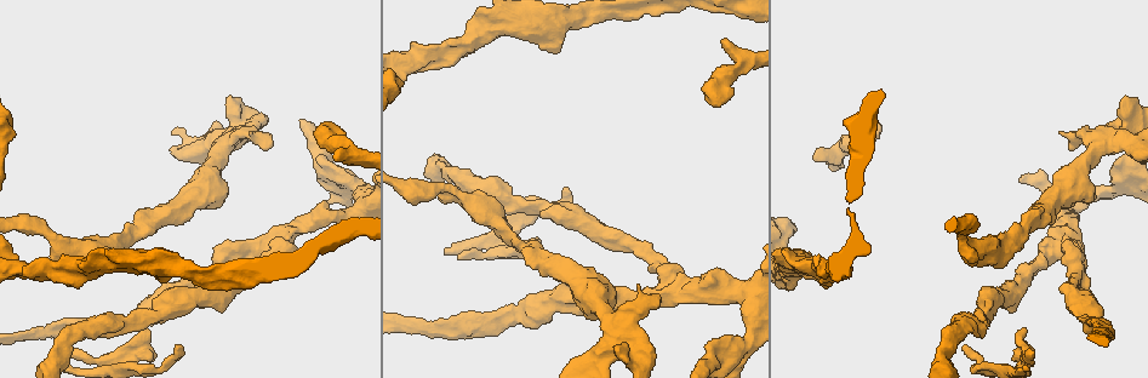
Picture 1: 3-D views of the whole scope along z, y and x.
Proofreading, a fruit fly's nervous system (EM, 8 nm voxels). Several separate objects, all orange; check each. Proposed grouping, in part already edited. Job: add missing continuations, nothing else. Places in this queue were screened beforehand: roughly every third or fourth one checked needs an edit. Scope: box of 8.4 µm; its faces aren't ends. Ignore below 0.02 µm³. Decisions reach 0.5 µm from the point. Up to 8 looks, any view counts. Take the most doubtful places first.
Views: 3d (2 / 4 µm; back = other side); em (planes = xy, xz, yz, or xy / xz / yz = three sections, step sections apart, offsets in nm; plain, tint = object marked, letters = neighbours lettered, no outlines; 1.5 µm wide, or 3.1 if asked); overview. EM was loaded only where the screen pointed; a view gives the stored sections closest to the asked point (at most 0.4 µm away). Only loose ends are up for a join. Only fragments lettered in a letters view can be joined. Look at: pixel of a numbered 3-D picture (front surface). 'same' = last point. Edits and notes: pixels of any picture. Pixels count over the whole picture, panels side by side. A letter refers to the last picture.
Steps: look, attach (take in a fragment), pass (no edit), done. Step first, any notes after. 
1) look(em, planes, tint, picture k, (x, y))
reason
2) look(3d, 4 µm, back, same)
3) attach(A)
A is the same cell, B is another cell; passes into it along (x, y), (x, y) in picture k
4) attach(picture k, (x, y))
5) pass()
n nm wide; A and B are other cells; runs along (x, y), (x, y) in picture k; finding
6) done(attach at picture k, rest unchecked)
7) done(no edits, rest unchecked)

look(em, yz, step 8, tint, picture 1, (562, 189))
thin end

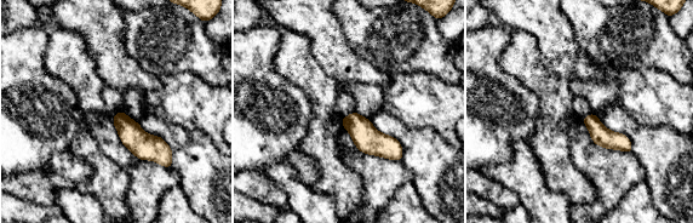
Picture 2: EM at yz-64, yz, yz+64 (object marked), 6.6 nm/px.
look(em, yz, step 8, letters, same)
see the neighbours

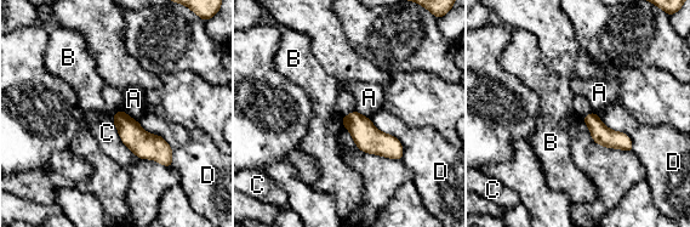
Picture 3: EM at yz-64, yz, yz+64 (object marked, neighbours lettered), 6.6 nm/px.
pass()
A, B, C and D are other cells; runs along (118, 114), (169, 163) in picture 3; no lettered fragment goes on from it

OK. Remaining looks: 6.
look(em, planes, letters, picture 1, (817, 158))
free end

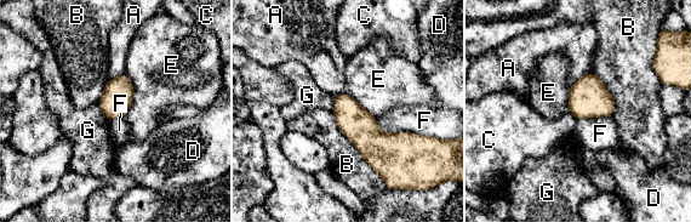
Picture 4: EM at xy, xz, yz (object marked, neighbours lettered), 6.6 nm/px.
pass()
A, B, C, D, E, F and G are other cells; border along (124, 73), (132, 103), (123, 117) in picture 4; none of them fits

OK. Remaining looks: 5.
look(3d, 2 µm, picture 1, (553, 48))
branch stops here

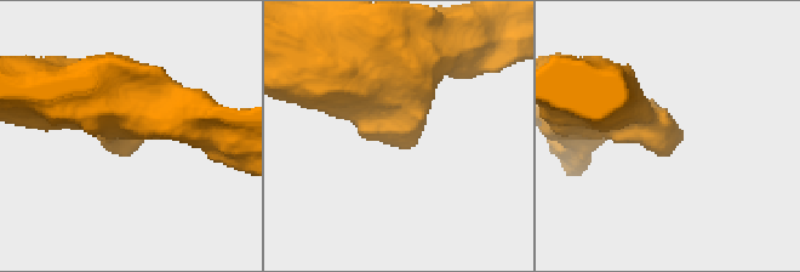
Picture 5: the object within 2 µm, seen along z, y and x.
look(em, xz, step 8, tint, picture 5, (126, 153))

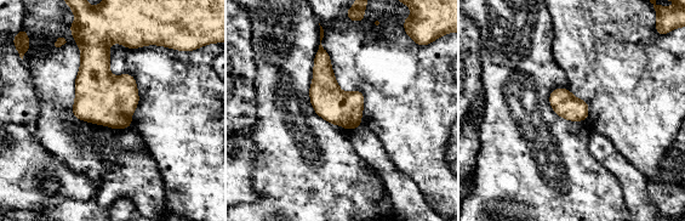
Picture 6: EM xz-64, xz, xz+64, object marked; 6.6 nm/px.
look(em, xz, step 8, letters, same)

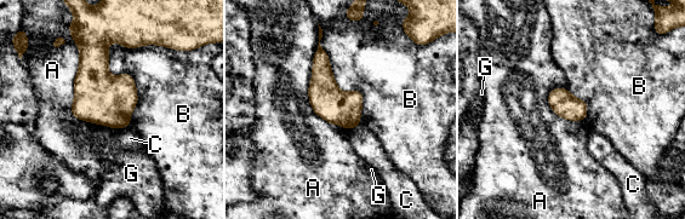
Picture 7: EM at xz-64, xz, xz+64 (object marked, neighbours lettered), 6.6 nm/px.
pass()
A, B, C and G are other cells; none of them fits

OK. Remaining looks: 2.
done(no edits, rest unchecked)

